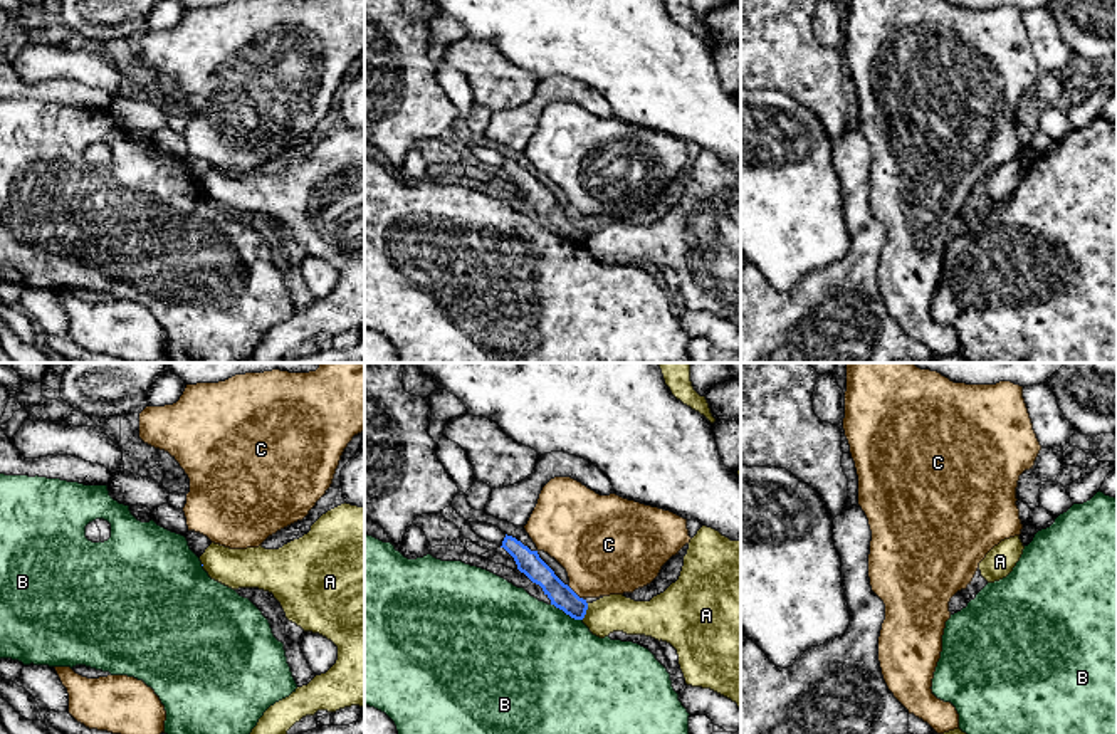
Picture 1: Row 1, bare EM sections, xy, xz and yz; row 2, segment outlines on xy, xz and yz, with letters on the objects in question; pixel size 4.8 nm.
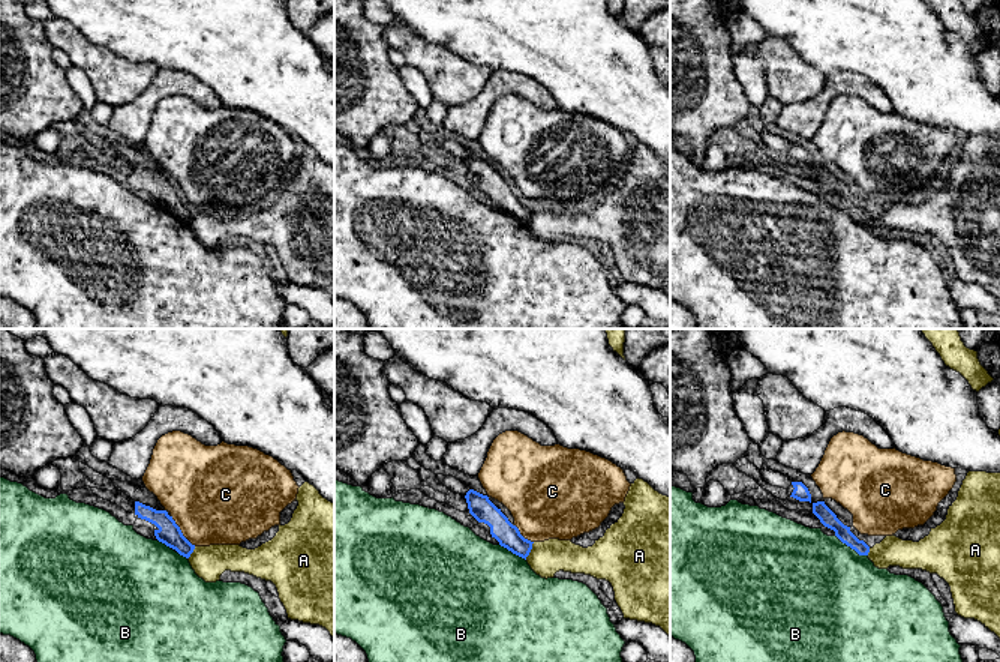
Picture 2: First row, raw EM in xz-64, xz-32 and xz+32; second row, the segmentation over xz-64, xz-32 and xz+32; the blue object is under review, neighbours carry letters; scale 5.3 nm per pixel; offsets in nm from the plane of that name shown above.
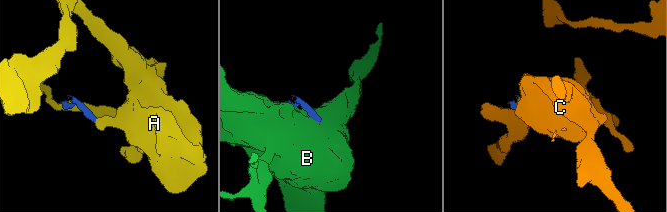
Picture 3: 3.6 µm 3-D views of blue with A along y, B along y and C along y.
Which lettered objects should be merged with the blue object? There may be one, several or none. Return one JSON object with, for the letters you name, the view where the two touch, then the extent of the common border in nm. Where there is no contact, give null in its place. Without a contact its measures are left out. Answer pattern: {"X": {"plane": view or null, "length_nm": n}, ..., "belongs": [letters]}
{"belongs": []}

